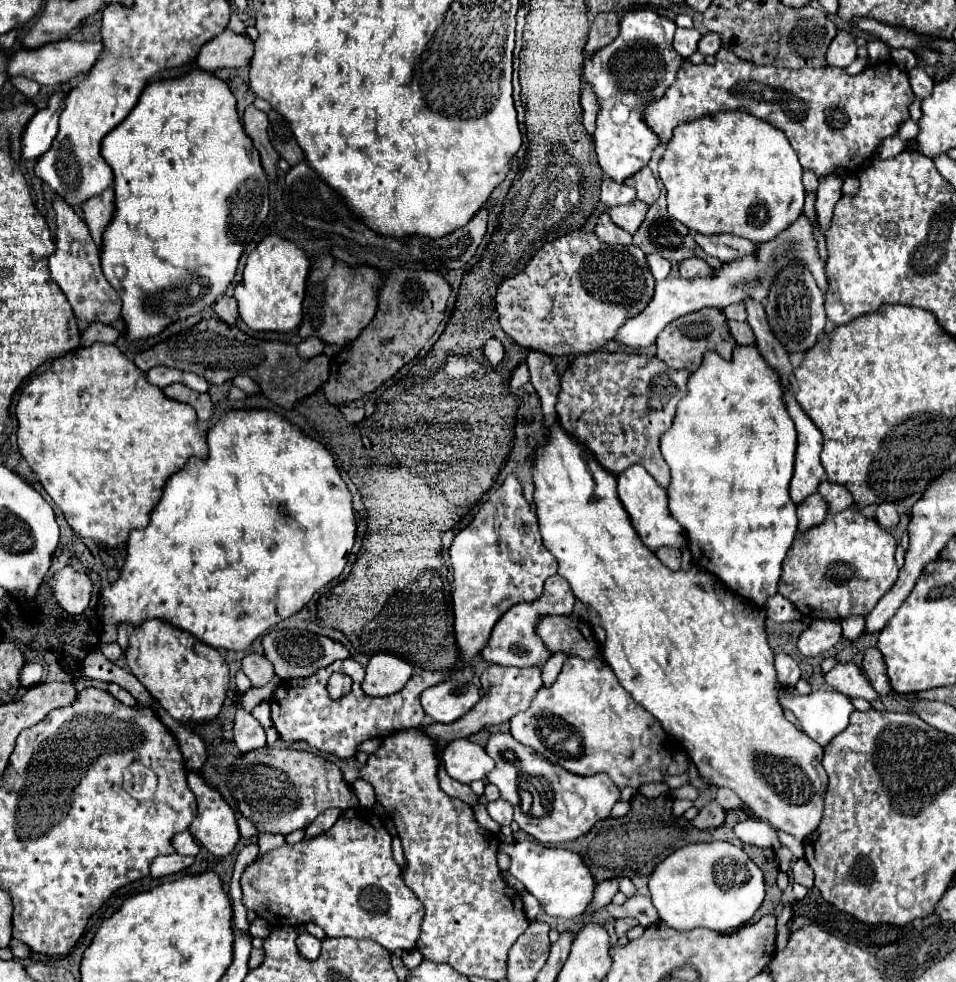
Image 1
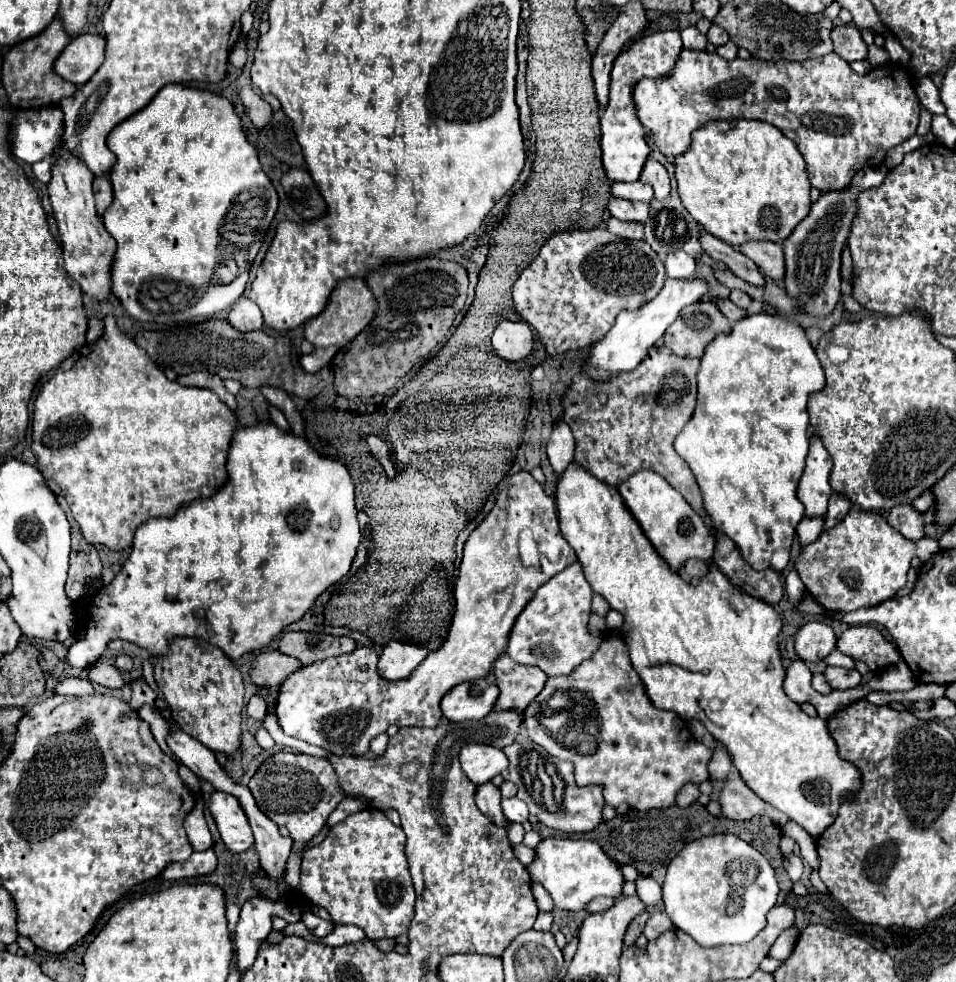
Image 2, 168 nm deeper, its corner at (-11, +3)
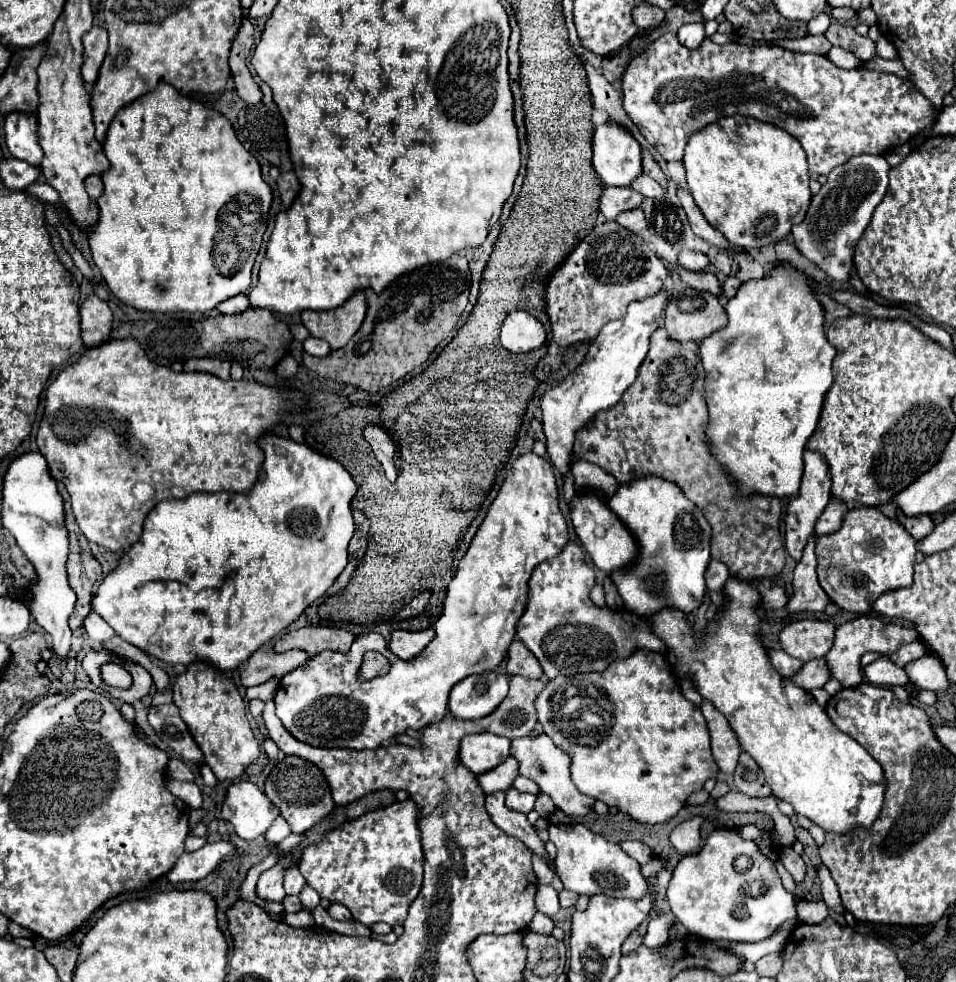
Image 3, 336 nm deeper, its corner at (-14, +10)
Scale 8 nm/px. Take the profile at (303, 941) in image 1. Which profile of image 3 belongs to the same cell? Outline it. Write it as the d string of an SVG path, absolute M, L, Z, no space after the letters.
M332 903L332 905L328 907L328 915L330 915L332 919L336 919L336 921L346 921L346 919L352 919L350 911L348 911L346 907L338 905L338 903Z

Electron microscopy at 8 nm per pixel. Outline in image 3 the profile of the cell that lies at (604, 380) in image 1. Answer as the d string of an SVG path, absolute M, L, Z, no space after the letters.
M660 327L660 331L652 335L650 351L642 361L638 377L630 385L630 389L614 407L594 415L594 419L576 433L574 455L590 463L596 463L606 473L610 473L618 483L628 483L648 473L662 475L664 479L674 481L684 489L686 497L692 499L692 503L696 503L704 511L708 523L712 525L712 559L722 561L732 577L746 583L752 583L756 579L776 579L780 577L786 563L786 551L778 529L782 505L776 497L736 499L734 485L728 481L722 467L718 467L718 463L710 459L708 449L702 443L706 419L708 411L704 401L704 367L700 363L698 345L694 341L678 343L670 339L668 333Z

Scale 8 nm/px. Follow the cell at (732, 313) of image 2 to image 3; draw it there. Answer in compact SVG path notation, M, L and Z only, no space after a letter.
M666 263L666 267L672 267L690 287L694 287L698 291L708 291L718 299L724 297L722 295L722 285L718 283L718 277L712 271L686 271L686 269L678 267L678 263L676 265L668 265Z

